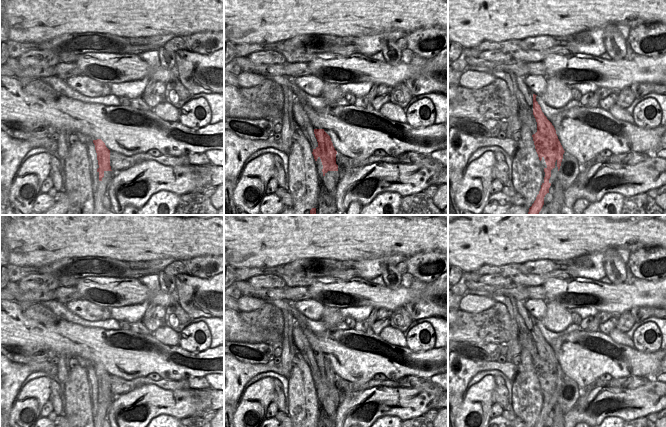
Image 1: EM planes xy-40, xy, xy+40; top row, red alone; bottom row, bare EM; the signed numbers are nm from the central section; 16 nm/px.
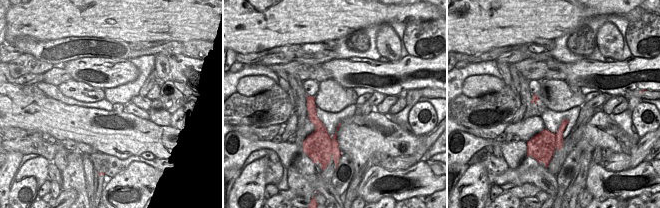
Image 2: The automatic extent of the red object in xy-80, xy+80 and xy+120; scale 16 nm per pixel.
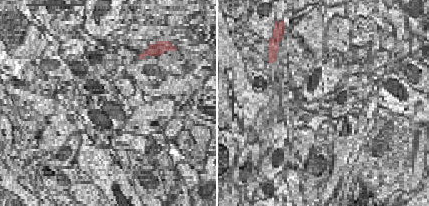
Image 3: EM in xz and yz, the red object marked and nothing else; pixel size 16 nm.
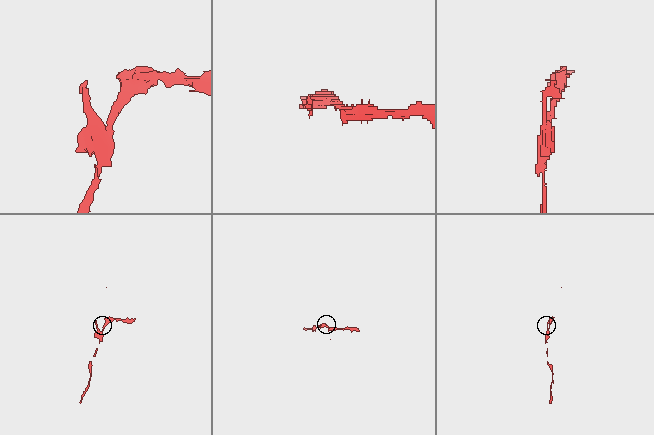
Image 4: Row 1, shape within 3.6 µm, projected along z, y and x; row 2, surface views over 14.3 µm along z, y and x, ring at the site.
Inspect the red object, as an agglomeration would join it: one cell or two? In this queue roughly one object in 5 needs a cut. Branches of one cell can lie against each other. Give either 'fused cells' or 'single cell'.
fused cells

